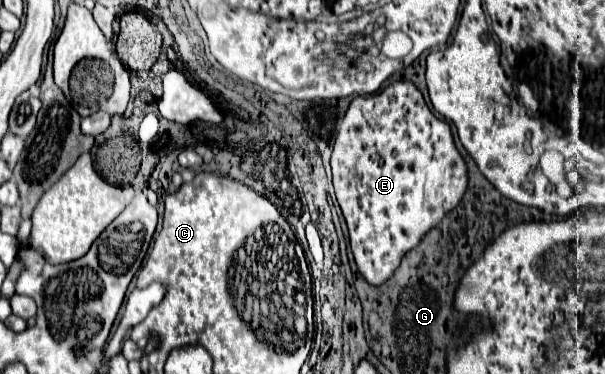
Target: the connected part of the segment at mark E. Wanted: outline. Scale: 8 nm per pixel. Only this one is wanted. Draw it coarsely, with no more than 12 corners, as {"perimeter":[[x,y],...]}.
{"perimeter":[[408,80],[350,102],[330,166],[386,284],[462,202],[450,124]]}

